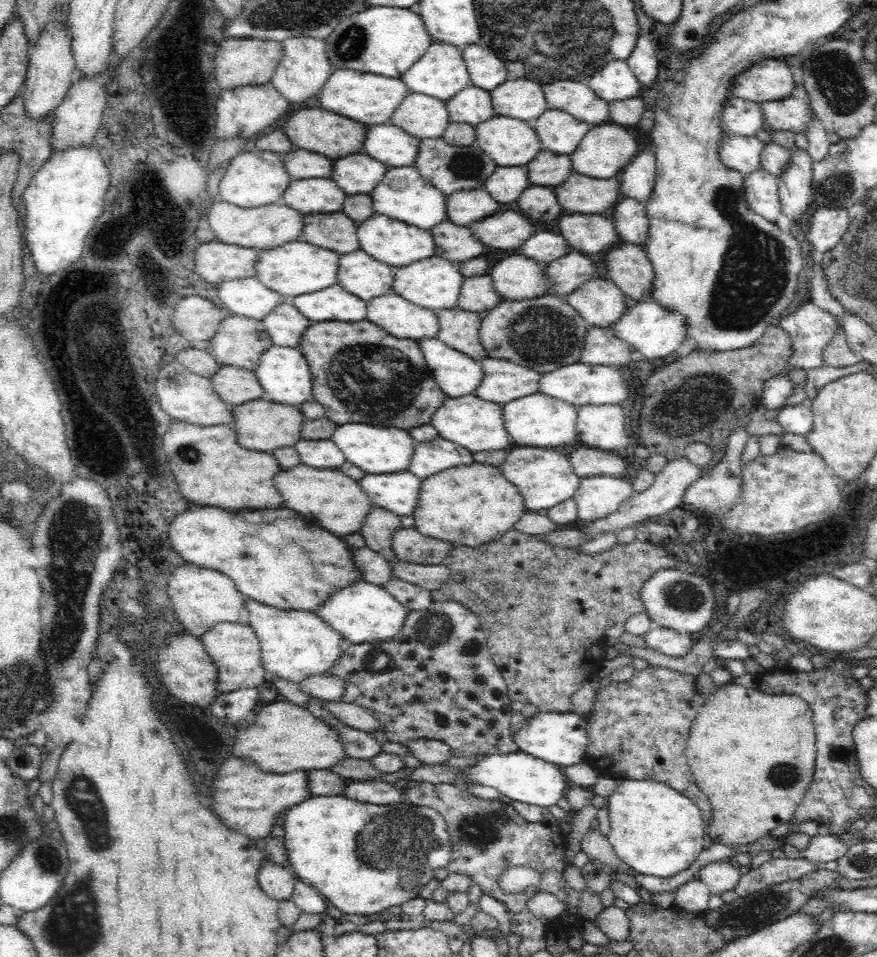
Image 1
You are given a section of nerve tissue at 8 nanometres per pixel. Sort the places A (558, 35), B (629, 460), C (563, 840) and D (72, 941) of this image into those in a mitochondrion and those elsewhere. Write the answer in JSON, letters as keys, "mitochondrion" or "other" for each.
{"A":"mitochondrion","B":"other","C":"other","D":"mitochondrion"}

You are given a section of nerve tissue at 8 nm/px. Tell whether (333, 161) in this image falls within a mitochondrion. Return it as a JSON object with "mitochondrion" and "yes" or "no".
{"mitochondrion":"no"}

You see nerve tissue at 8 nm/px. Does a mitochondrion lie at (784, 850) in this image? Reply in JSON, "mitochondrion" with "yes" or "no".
{"mitochondrion":"no"}

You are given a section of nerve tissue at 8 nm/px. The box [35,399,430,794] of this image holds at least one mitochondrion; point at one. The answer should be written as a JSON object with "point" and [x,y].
{"point":[72,528]}

